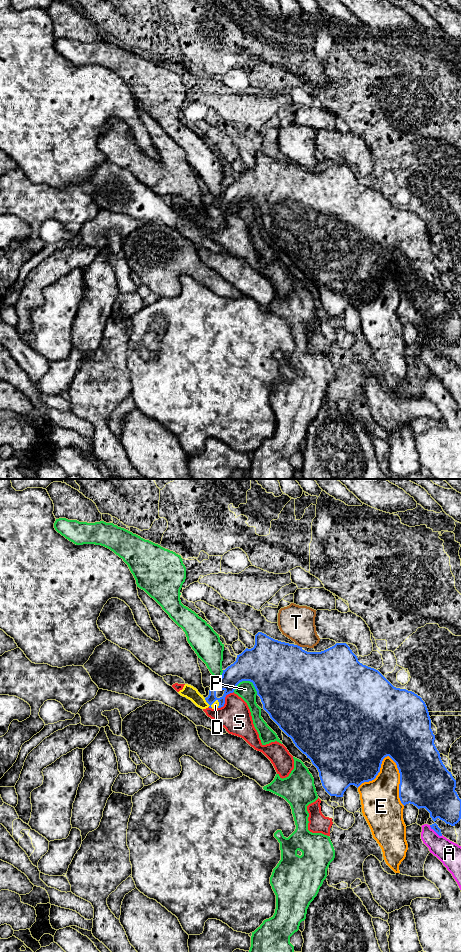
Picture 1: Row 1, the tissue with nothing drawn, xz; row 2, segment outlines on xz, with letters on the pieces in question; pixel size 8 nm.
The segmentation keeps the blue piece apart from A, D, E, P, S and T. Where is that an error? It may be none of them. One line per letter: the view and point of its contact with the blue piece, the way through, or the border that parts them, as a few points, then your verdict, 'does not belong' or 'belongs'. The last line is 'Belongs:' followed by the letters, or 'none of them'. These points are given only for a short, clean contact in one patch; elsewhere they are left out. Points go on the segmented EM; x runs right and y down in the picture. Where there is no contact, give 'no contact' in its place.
A: xz (436, 832) | does not belong
D: xz (213, 702) | across xz (231, 677), (213, 691), (213, 702), (215, 705) | belongs
E: xz (400, 780) | does not belong
P: xz (247, 680) | does not belong
S: xz (224, 700) | does not belong
T: xz (299, 646) | does not belong
Belongs: D

